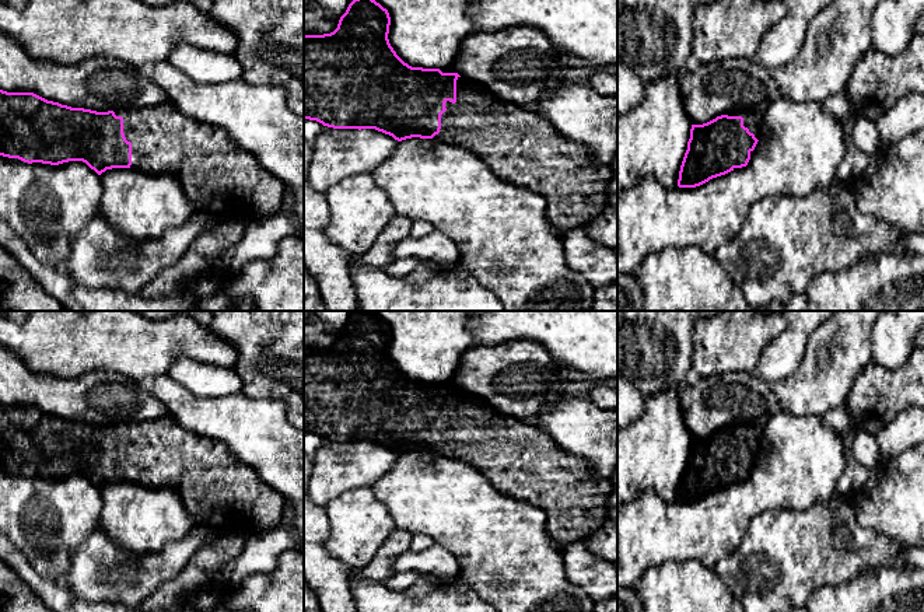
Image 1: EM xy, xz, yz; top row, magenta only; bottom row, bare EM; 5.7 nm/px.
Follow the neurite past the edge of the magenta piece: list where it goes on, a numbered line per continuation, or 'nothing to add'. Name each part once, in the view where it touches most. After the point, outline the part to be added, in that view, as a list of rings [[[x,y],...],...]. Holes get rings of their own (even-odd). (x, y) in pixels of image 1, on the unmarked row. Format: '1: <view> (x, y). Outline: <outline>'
1: xz (522, 461). Outline: [[[458,391],[456,416],[447,415],[445,422],[447,424],[441,429],[440,447],[433,452],[475,466],[479,472],[489,475],[491,483],[507,496],[540,508],[547,518],[549,538],[560,546],[566,548],[570,543],[585,541],[606,522],[610,479],[594,476],[585,459],[564,452],[540,427],[529,420],[504,415],[486,399],[468,391]]]

